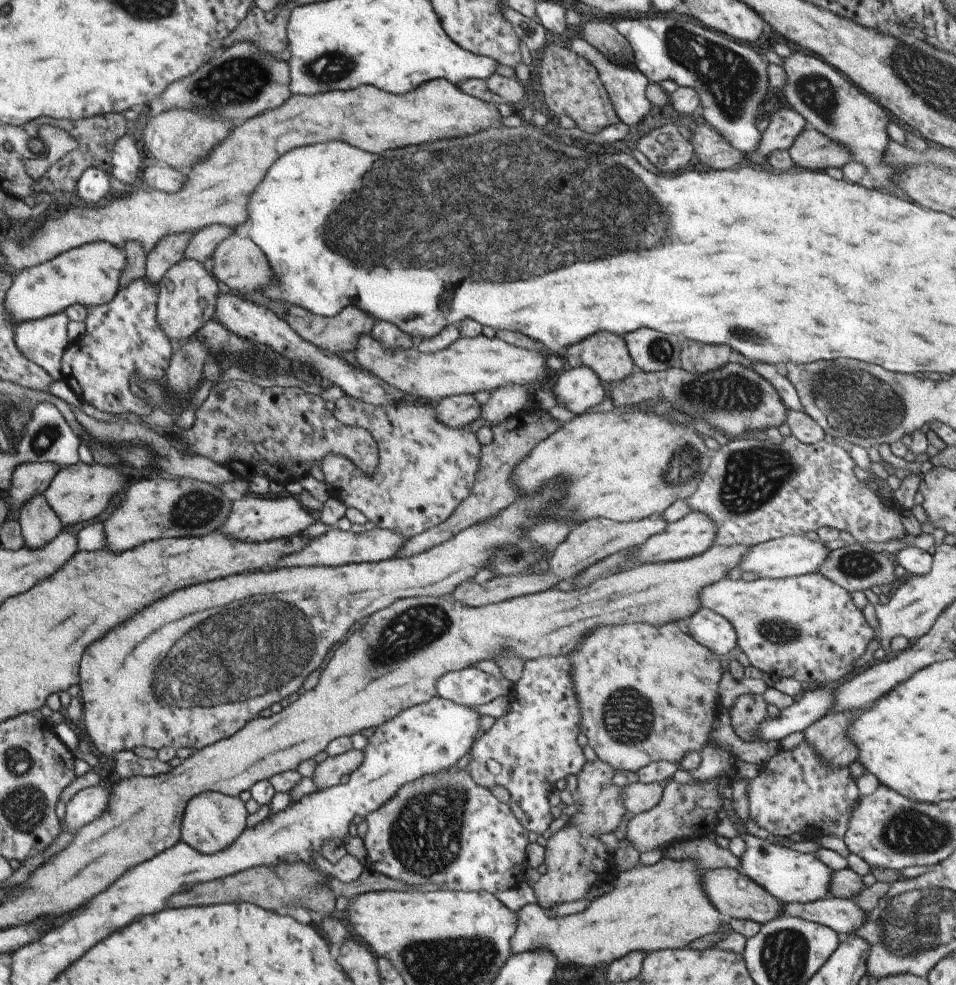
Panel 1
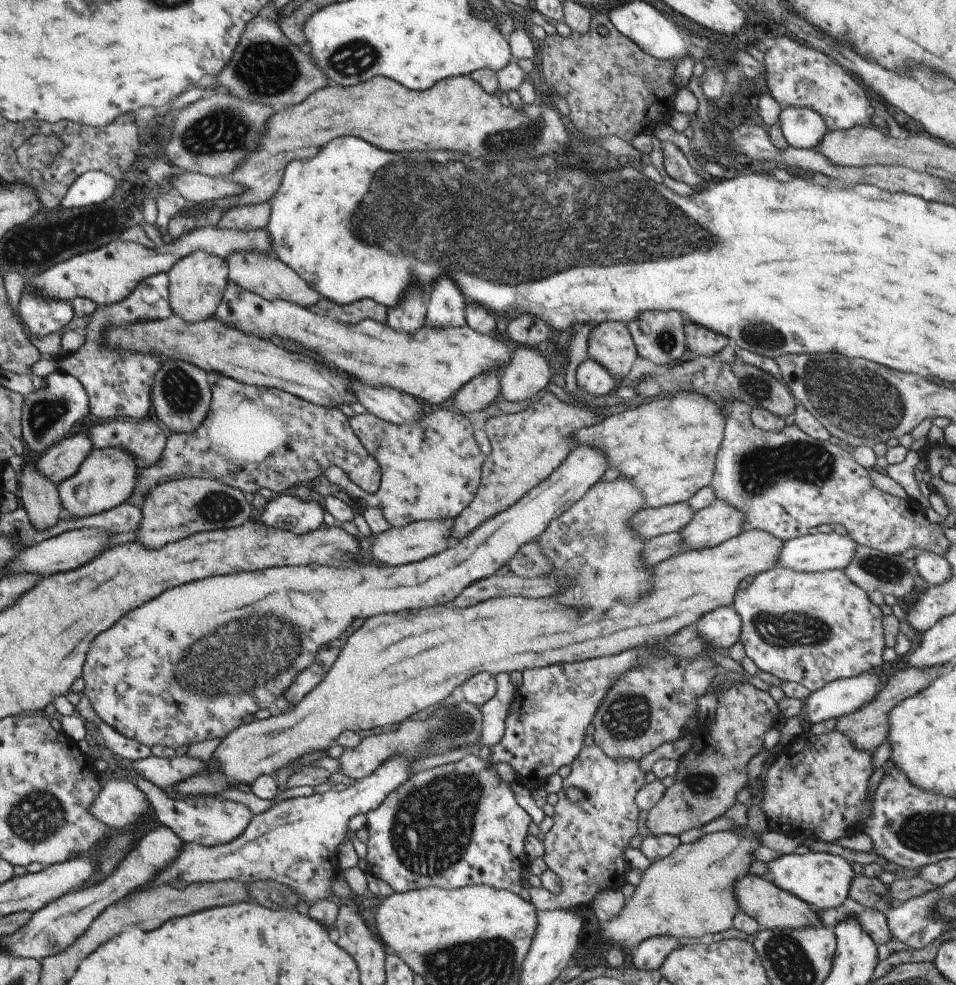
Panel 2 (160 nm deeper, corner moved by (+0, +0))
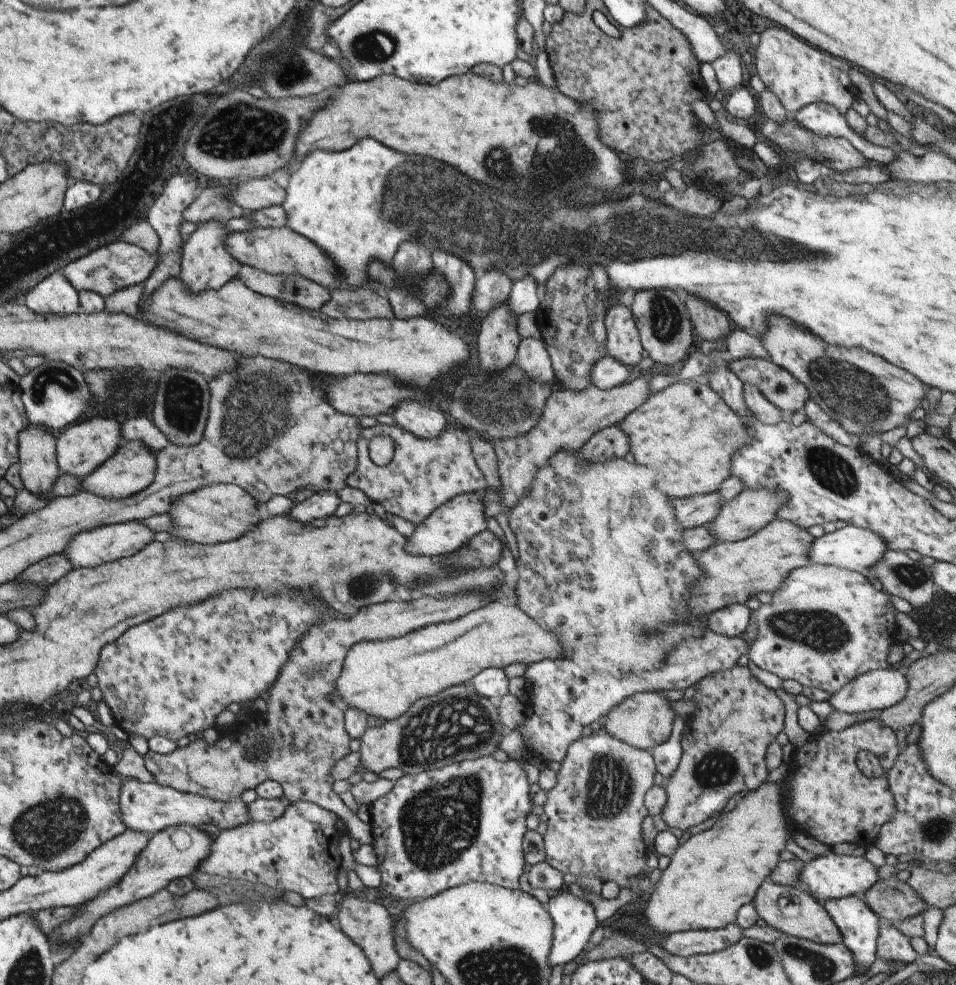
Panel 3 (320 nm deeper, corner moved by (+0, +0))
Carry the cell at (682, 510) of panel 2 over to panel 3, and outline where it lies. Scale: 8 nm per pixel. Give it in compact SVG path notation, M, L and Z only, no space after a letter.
M716 491L687 498L671 498L670 503L674 506L675 518L683 529L707 526L717 516L723 504Z

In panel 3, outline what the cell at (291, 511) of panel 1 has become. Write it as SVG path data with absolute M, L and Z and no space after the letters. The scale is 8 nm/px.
M314 490L312 496L301 503L292 504L287 515L300 523L310 525L310 520L325 518L333 515L335 508L339 506L340 500L336 491L319 491Z

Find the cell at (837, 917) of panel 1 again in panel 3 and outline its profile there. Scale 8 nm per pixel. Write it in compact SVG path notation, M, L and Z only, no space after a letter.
M881 922L876 938L877 958L893 961L902 966L915 960L918 955L909 945L909 938L901 934L894 924Z

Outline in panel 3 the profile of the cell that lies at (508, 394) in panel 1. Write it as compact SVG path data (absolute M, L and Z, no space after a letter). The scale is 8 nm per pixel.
M522 338L516 348L513 364L517 365L528 379L533 379L540 385L553 382L552 366L541 338Z

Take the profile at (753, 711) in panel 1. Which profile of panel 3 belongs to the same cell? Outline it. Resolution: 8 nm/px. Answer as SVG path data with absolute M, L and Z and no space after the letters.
M735 665L733 668L716 672L715 674L705 675L703 678L700 678L694 684L695 694L692 696L692 701L694 704L694 713L691 716L687 716L684 721L684 729L680 732L680 747L682 750L677 768L668 776L667 786L665 786L666 792L666 803L661 811L661 818L665 824L667 824L668 828L679 828L683 832L691 828L691 826L695 826L700 822L703 822L710 816L715 816L717 812L721 812L726 810L725 803L731 796L735 796L735 794L744 794L752 791L754 788L757 788L761 783L765 781L765 777L767 776L768 768L765 764L765 755L767 745L775 739L775 736L779 734L782 730L783 724L783 704L781 700L775 695L775 691L768 687L765 687L759 680L755 679L751 673L749 673L749 669L746 667L740 667Z

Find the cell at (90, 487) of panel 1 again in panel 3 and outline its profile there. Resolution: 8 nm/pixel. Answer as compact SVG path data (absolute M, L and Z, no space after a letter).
M140 440L121 442L118 450L91 474L81 478L80 487L97 496L120 499L143 490L154 479L156 454L150 451Z

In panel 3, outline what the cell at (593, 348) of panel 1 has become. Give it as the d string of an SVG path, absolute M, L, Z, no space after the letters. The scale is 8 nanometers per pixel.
M615 303L604 314L606 354L628 369L641 358L643 347L630 308Z

